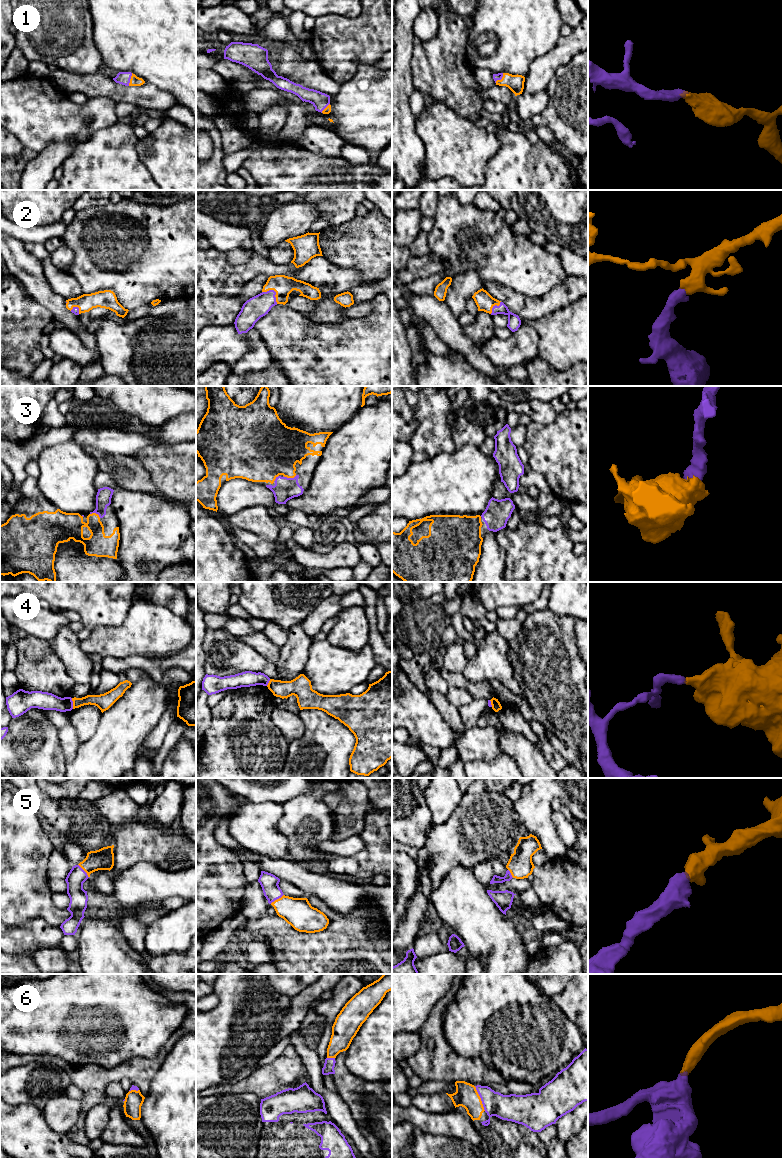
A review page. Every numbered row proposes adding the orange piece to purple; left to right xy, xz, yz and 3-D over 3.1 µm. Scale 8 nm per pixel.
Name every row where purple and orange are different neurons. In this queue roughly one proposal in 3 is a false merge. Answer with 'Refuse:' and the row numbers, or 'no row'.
Refuse: 4

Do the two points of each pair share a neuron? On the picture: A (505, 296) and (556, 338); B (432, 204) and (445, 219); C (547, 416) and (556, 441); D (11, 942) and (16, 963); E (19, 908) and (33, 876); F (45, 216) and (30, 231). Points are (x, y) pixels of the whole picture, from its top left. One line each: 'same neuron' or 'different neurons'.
A: different neurons
B: different neurons
C: different neurons
D: different neurons
E: same neuron
F: different neurons

